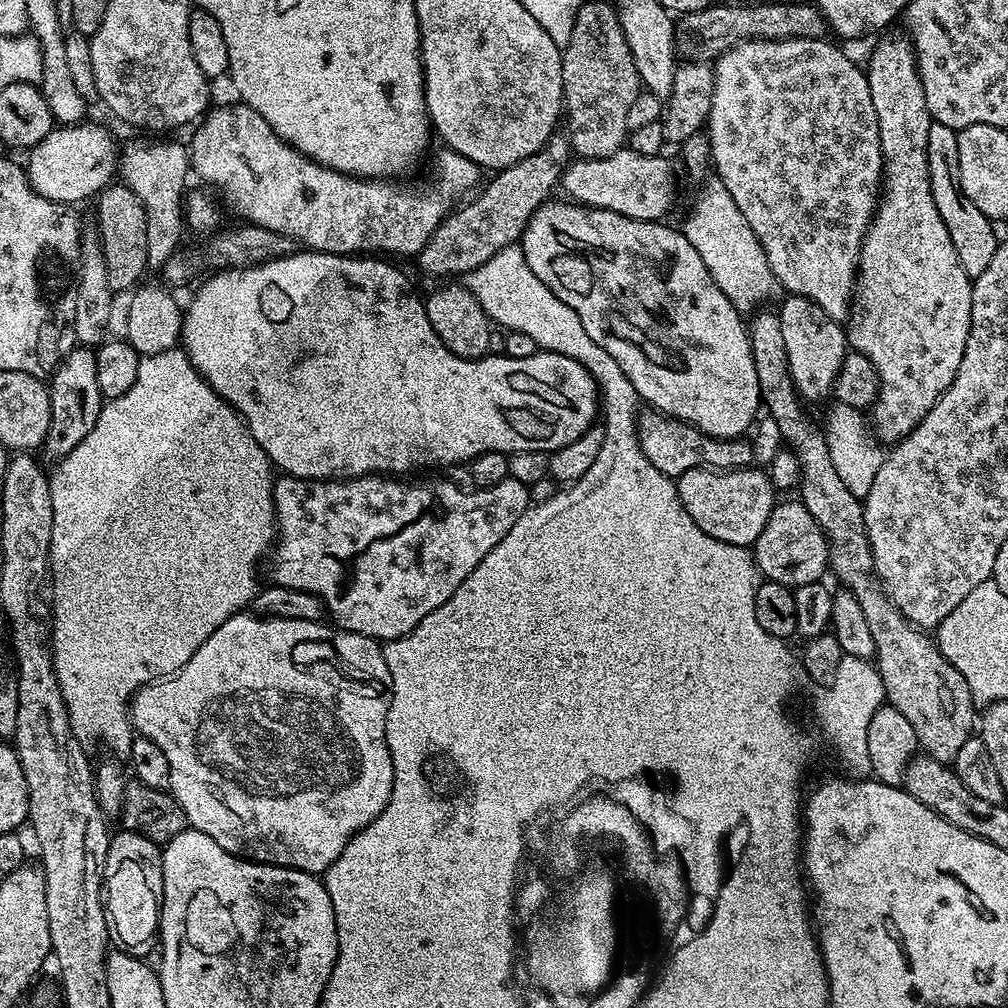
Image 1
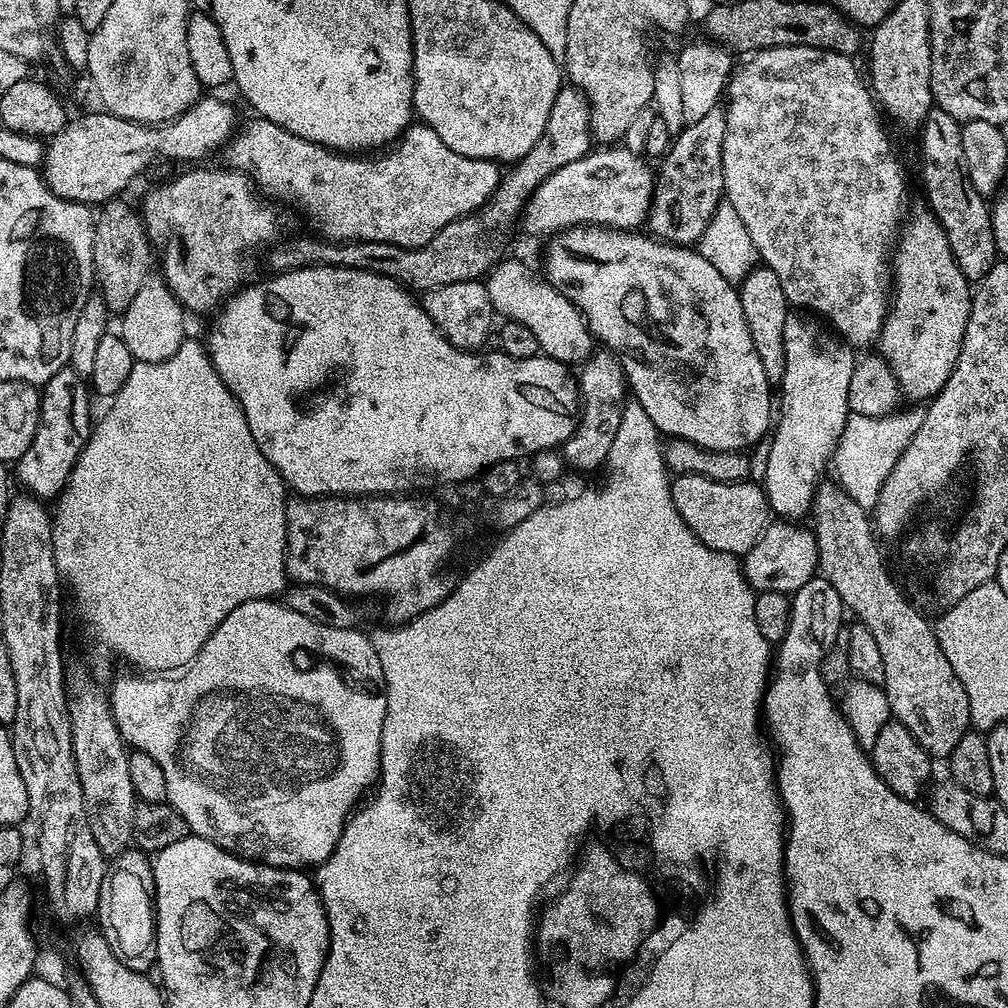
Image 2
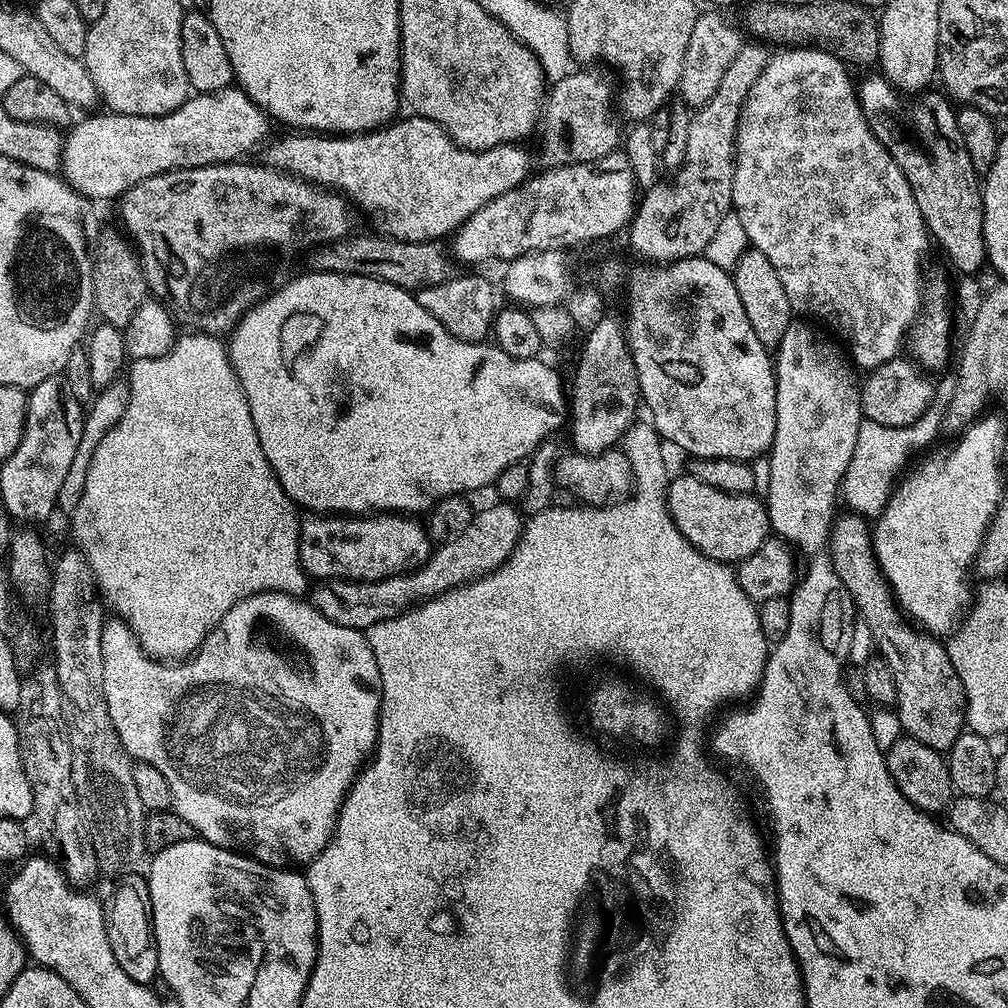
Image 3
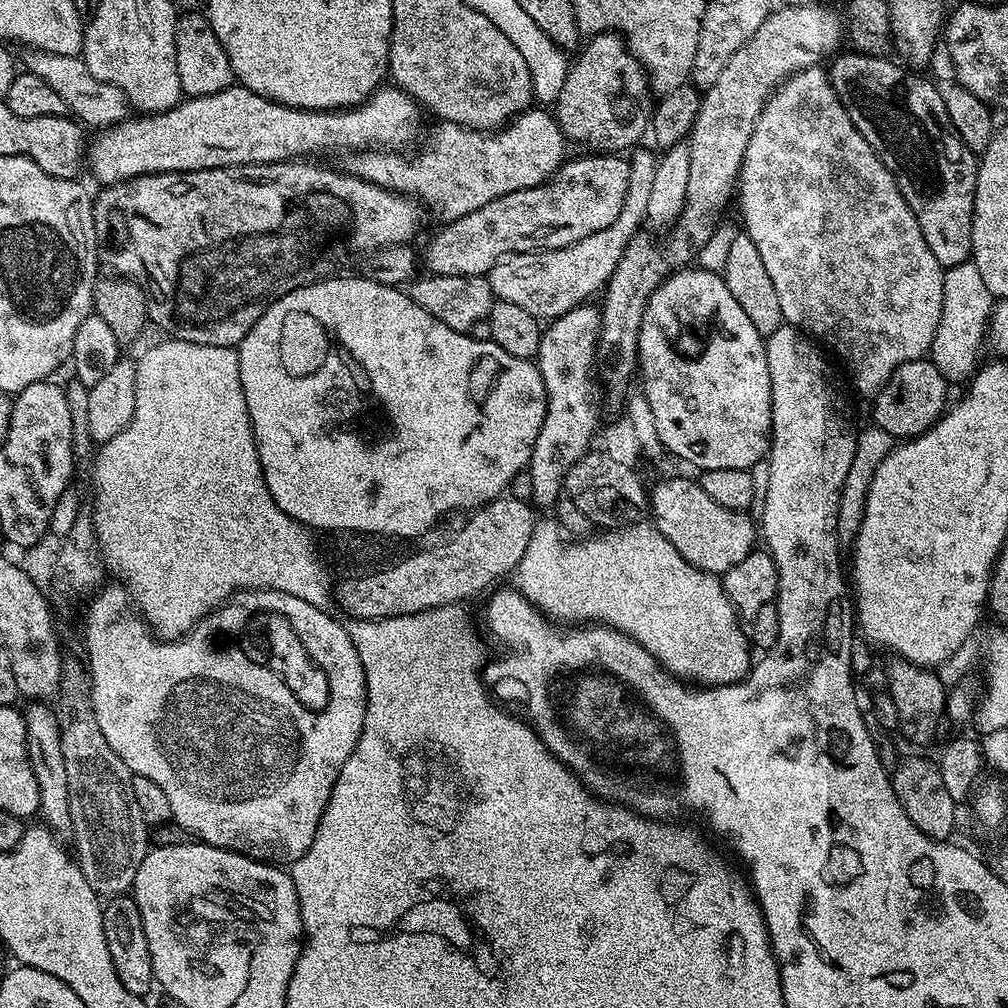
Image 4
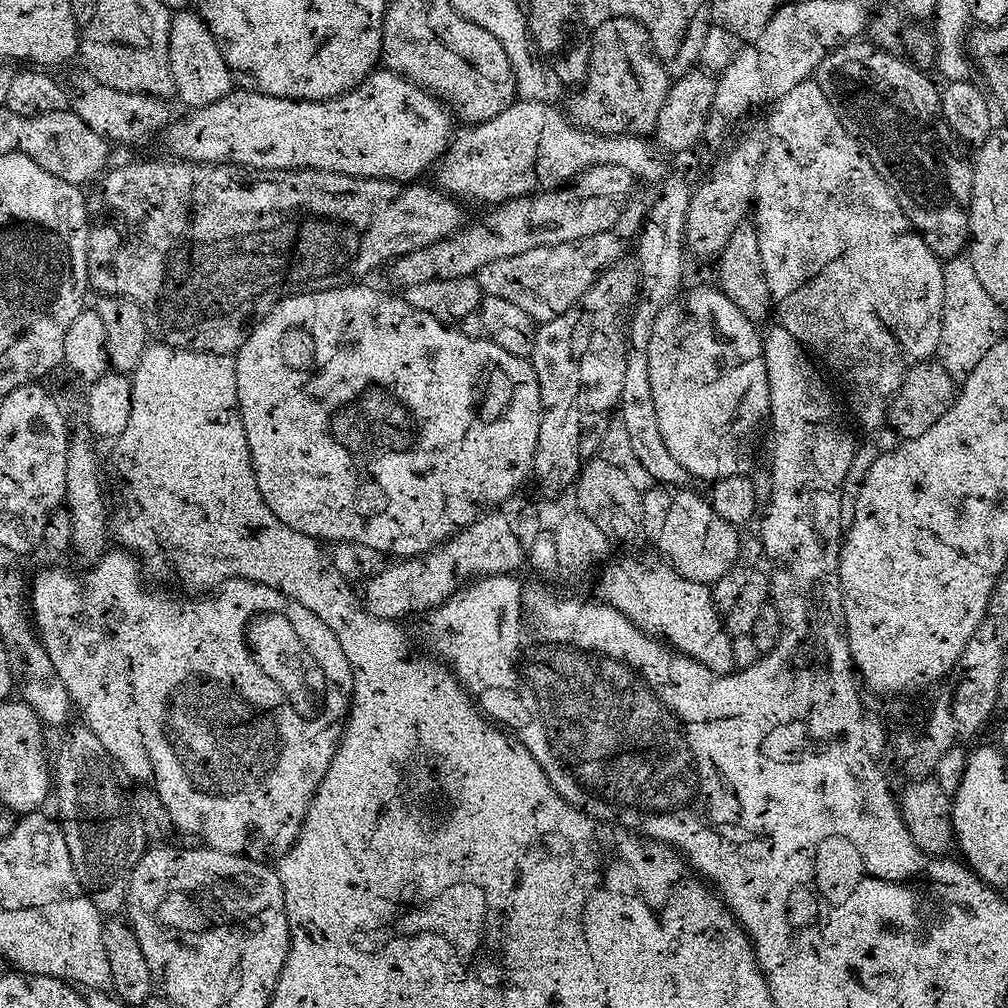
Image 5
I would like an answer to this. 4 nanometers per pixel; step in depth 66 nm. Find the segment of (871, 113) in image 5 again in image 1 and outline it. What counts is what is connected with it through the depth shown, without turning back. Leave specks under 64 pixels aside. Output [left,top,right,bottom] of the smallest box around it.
[928,123,998,277]

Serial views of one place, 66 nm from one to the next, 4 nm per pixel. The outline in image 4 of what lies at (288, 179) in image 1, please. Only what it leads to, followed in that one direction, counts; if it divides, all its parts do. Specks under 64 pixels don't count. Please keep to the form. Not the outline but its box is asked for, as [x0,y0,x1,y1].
[346,106,566,222]

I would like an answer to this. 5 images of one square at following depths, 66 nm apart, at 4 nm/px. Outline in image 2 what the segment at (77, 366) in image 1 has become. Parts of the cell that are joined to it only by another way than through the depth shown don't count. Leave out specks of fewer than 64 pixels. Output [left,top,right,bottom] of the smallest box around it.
[14,367,94,502]

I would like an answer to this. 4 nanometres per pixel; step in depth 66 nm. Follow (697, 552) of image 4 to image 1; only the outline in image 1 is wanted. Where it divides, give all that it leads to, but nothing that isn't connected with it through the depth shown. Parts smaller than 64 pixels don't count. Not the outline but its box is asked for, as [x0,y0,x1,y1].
[675,466,778,548]

